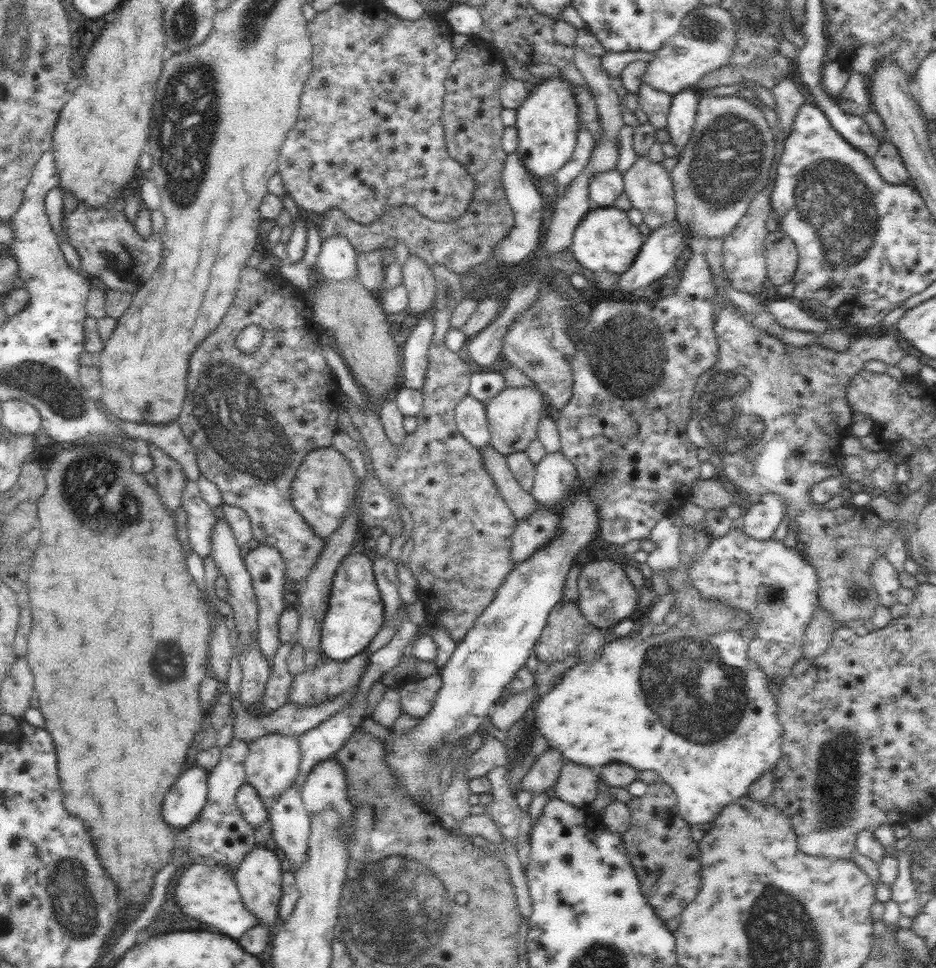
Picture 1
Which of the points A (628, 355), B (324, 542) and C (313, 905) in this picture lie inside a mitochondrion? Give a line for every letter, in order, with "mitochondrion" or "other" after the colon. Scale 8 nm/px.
A: mitochondrion
B: other
C: other

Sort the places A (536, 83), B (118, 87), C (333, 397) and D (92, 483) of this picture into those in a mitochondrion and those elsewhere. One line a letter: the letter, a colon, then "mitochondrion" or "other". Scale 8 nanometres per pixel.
A: other
B: other
C: other
D: mitochondrion

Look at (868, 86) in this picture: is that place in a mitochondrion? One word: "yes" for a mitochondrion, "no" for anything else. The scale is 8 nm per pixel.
no

